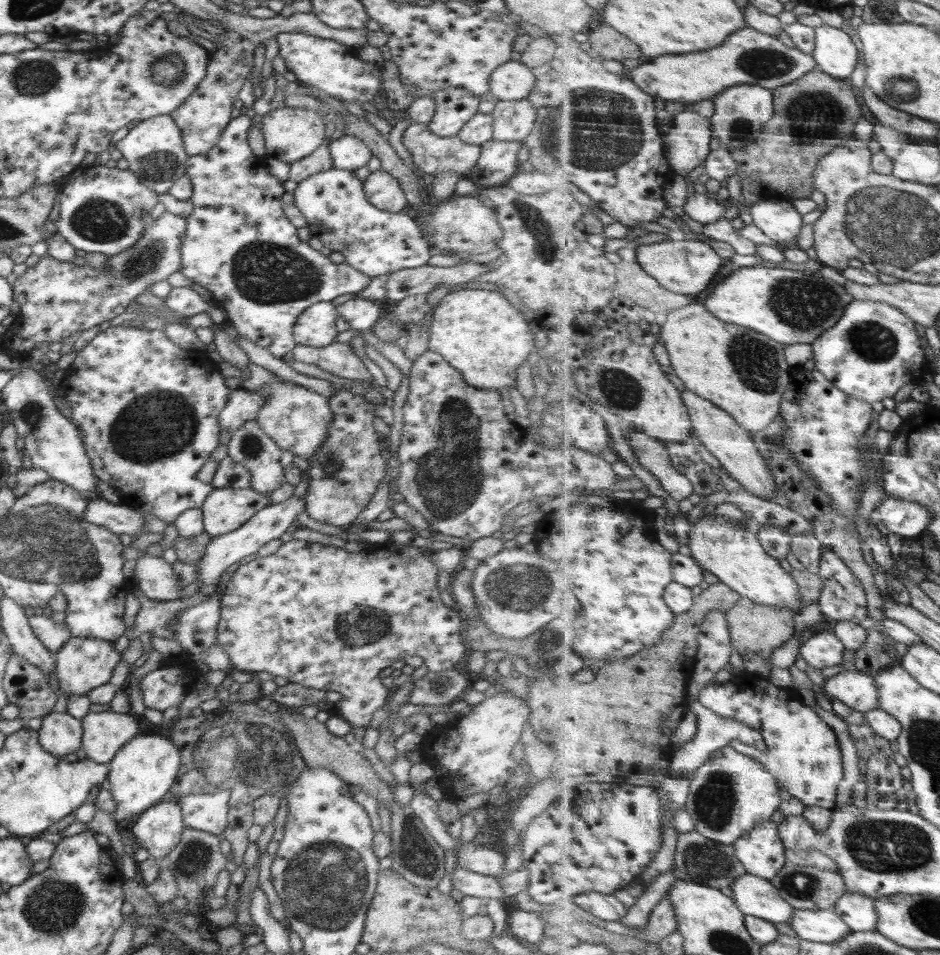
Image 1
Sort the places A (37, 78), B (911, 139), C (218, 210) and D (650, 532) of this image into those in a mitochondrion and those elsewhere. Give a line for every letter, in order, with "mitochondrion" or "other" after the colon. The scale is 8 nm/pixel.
A: mitochondrion
B: other
C: other
D: other

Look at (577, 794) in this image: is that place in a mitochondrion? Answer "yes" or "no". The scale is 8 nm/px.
no

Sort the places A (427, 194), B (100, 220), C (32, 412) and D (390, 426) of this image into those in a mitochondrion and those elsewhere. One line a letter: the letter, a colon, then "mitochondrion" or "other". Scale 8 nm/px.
A: other
B: mitochondrion
C: mitochondrion
D: other

